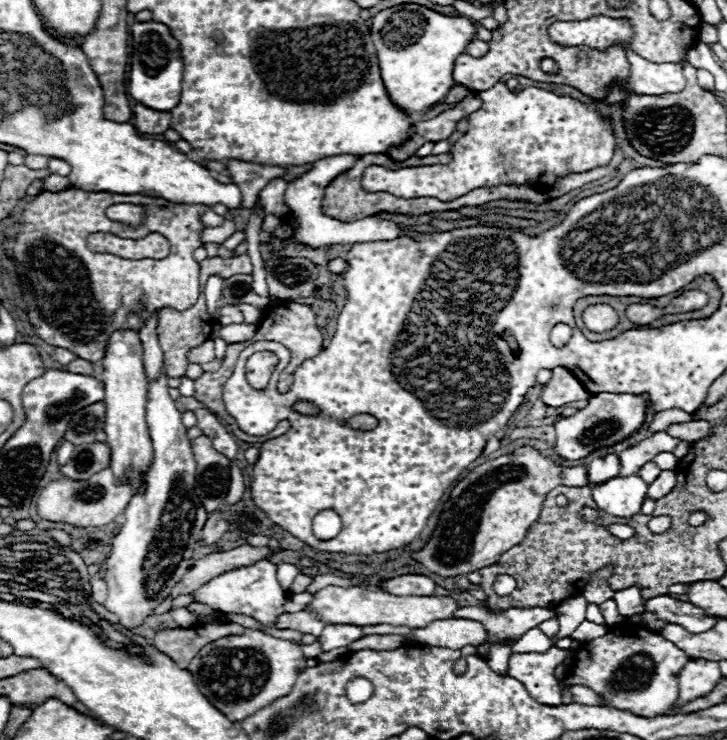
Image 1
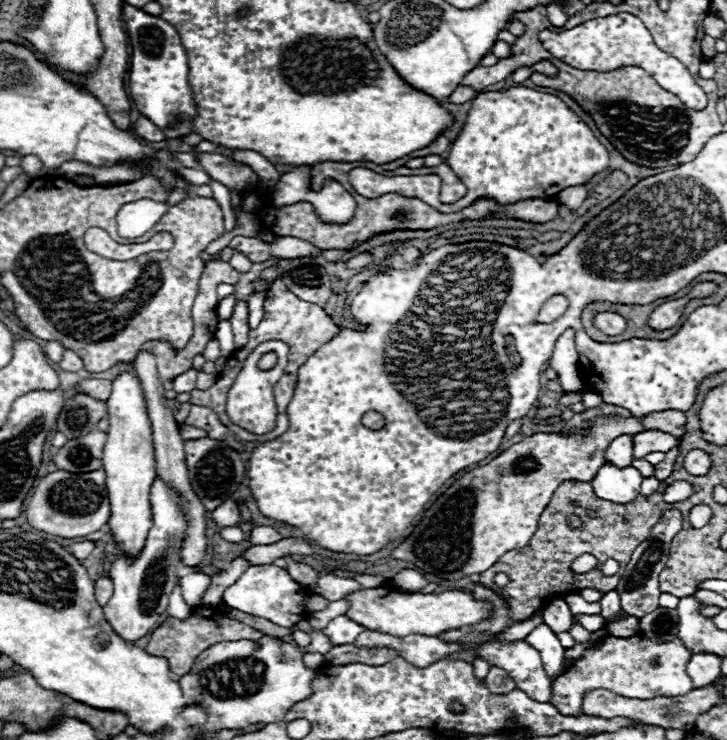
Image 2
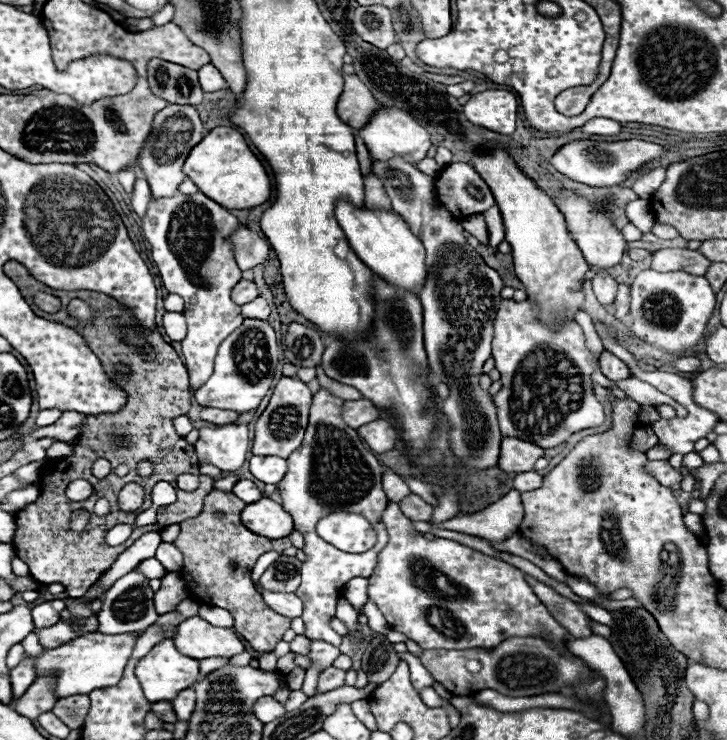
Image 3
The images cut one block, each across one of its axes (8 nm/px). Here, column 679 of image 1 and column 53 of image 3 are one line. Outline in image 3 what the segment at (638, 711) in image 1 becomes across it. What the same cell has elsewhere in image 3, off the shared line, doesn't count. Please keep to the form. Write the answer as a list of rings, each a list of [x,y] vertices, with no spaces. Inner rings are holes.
[[[92,632],[90,636],[74,638],[62,646],[56,646],[56,648],[44,648],[42,654],[34,658],[36,678],[56,674],[54,694],[58,700],[68,698],[68,696],[90,694],[92,690],[98,690],[98,688],[114,686],[120,682],[124,666],[126,666],[128,658],[132,656],[134,642],[136,642],[136,638],[130,634],[110,636],[110,634]]]

